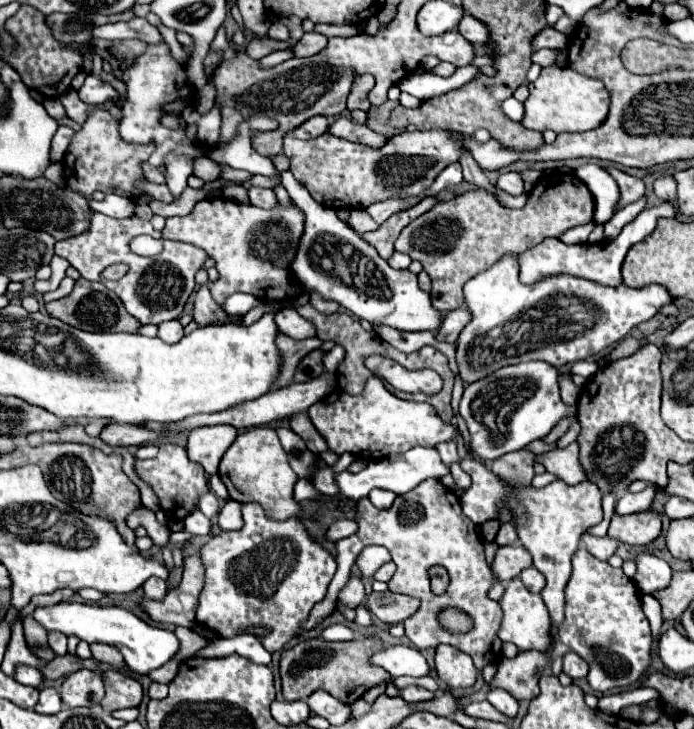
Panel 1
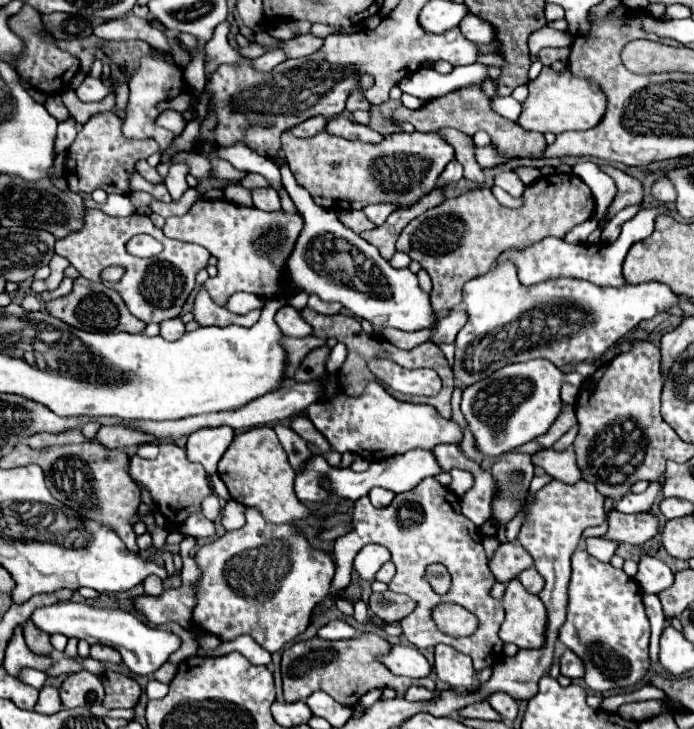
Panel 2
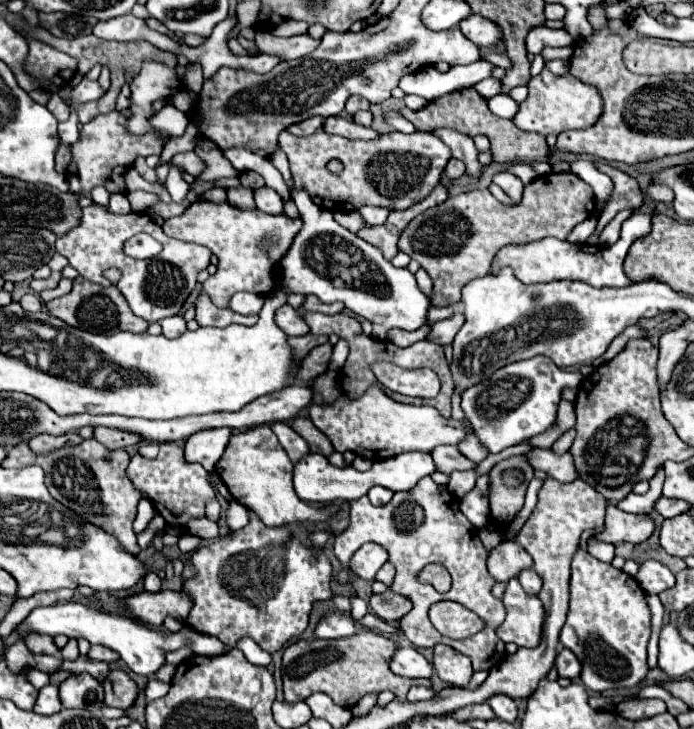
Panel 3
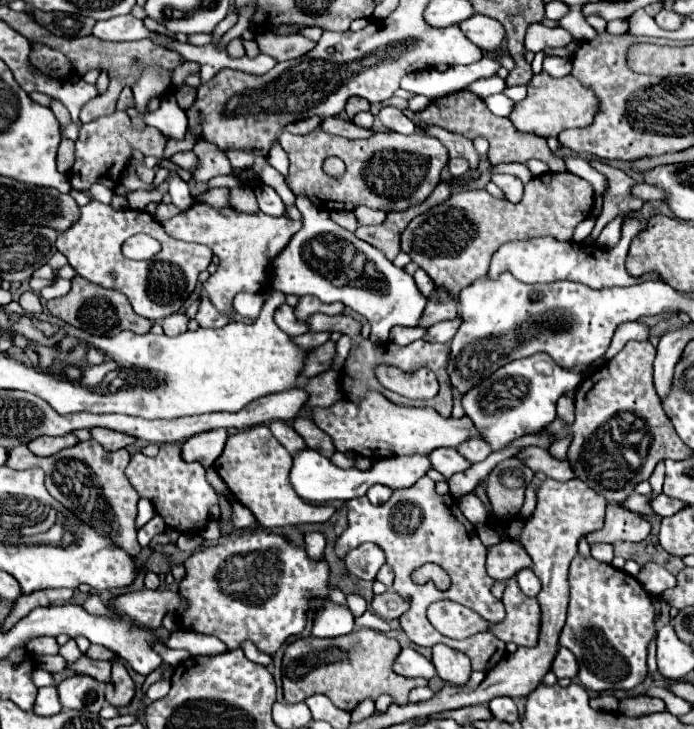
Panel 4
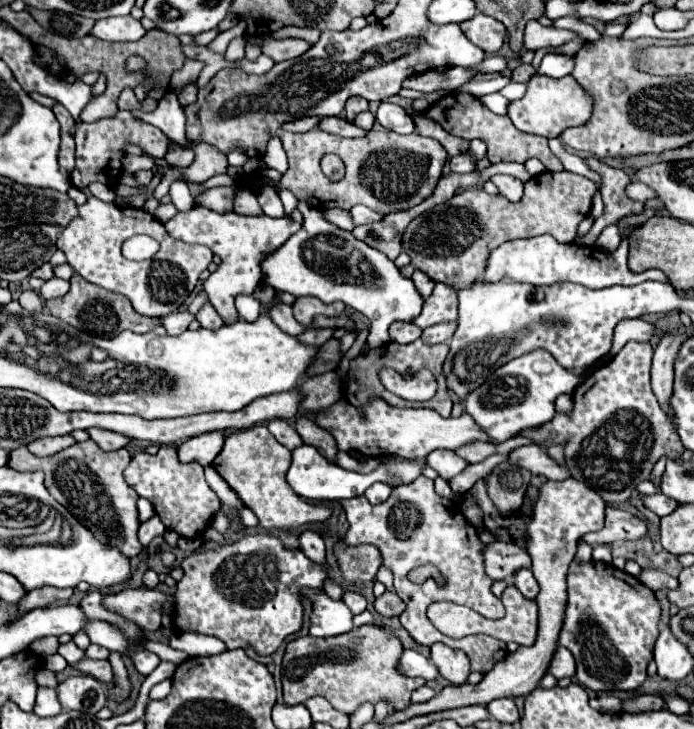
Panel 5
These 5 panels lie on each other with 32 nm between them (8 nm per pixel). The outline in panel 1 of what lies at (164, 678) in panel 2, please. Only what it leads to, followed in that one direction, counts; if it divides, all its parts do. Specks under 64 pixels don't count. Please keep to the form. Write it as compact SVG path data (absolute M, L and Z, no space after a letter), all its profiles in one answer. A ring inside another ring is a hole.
M170 660L170 662L166 662L164 666L160 666L158 670L154 670L154 672L150 674L150 678L152 678L154 682L170 684L170 680L176 676L176 672L178 672L178 662L176 662L176 660Z

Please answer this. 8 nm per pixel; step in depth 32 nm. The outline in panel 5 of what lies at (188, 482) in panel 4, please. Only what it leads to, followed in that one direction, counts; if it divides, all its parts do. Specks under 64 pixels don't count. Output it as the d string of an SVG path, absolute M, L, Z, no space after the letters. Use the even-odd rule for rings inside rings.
M160 446L158 454L140 452L132 458L128 468L124 470L124 478L138 496L152 502L154 512L160 516L162 524L168 530L174 530L178 536L186 540L194 540L204 534L210 526L214 512L218 512L218 496L204 480L204 468L194 464L182 464L176 458L176 446Z

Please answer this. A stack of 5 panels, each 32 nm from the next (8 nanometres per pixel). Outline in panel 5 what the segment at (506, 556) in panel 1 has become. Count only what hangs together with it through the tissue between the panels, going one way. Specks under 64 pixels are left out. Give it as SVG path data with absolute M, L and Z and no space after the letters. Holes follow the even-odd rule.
M496 540L490 544L482 544L482 558L486 574L492 580L504 580L512 576L516 570L532 566L530 554L512 542Z

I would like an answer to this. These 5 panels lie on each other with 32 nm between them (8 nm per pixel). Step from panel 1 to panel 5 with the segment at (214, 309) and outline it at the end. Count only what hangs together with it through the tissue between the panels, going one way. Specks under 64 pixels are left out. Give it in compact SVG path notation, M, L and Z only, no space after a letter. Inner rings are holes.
M206 302L202 306L202 310L196 314L196 320L200 322L202 328L208 328L208 330L216 330L216 328L220 328L224 324L222 318L216 314L216 310L210 306L210 302Z

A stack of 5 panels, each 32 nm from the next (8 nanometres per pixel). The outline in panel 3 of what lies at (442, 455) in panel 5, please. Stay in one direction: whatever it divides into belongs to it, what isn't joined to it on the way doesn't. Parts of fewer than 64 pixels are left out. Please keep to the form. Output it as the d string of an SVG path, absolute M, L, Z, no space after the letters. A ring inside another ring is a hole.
M438 446L432 450L432 460L436 464L436 470L442 474L452 474L454 470L470 470L474 468L474 462L464 458L456 446Z

